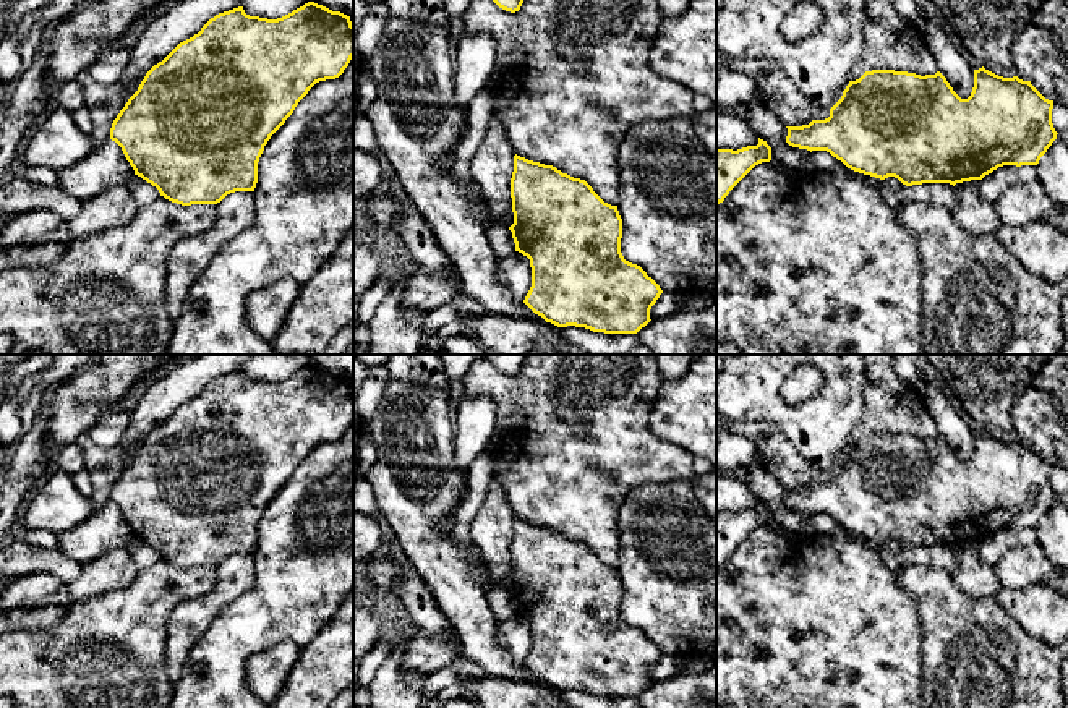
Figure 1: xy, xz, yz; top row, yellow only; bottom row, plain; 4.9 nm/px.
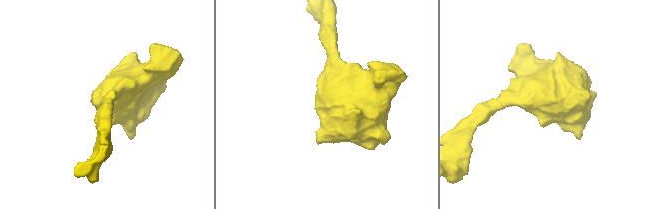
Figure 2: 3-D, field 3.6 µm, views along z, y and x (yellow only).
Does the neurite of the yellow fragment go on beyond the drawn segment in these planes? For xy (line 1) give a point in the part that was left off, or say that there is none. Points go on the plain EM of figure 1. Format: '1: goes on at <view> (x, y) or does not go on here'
1: does not go on here

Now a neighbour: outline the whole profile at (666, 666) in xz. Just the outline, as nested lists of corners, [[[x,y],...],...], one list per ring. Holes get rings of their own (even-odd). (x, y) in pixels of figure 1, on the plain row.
[[[663,655],[656,666],[650,672],[650,682],[668,679],[677,674],[677,666],[682,656],[677,655]]]

